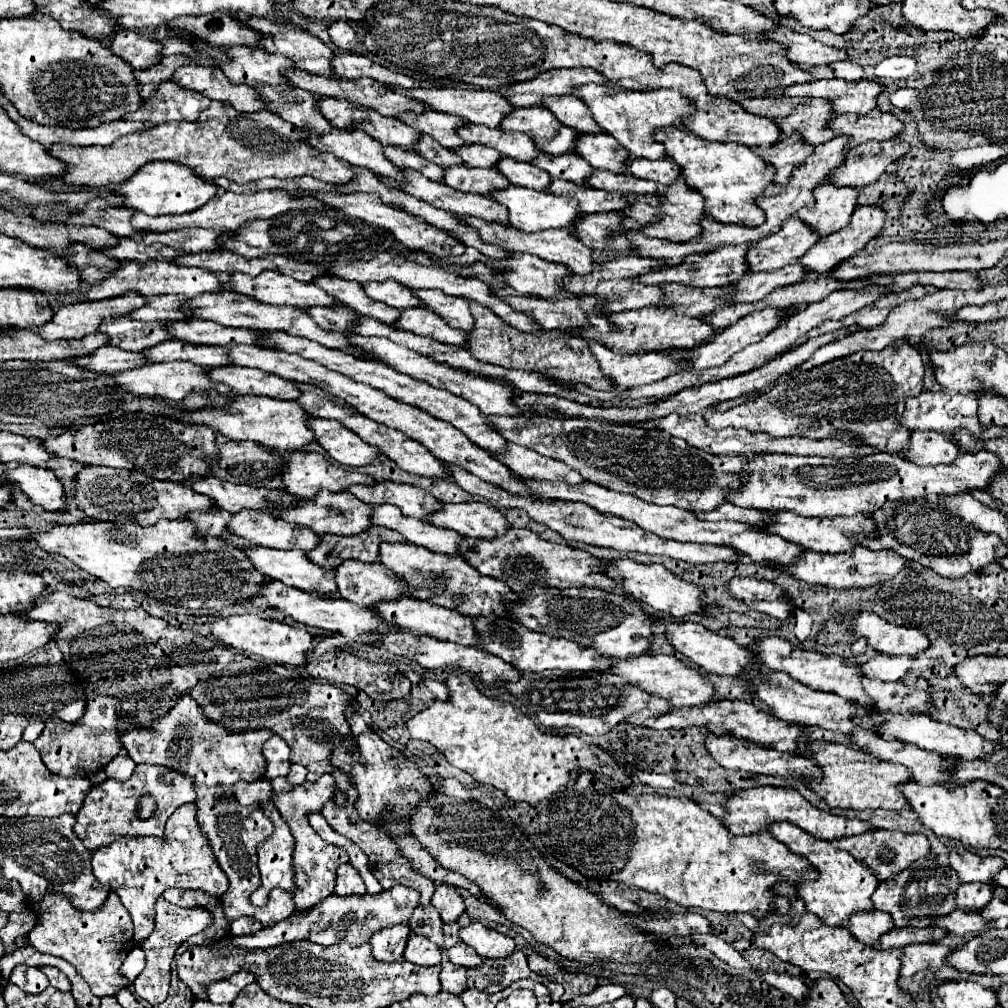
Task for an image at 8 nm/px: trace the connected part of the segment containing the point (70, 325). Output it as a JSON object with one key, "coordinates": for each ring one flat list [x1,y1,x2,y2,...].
{"coordinates":[[126,293,114,299,100,299,100,301,84,301,84,303,72,303,62,305,58,311,54,311,54,319,50,323,44,323,36,329,36,333,42,339,82,339,84,335,90,335,96,331,102,319,108,317,120,317,126,315,138,307,142,307,146,299,142,299,140,293]]}

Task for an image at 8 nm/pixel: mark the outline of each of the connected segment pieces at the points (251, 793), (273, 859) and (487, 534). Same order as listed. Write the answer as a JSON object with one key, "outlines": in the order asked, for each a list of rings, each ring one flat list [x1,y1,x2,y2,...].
{"outlines":[[[268,779,256,781,256,783,236,783,234,785,234,795,236,799,240,799,242,805,250,805,250,803,258,803,258,801,270,801,272,795,272,787]],[[262,803,262,811,270,821,274,823,276,831,270,837,270,841,262,843,258,847,258,867,262,875,262,885,250,897,256,906,265,905,270,889,280,887,288,893,294,893,294,865,292,865,292,853,294,853,294,835,286,827,286,821,282,821,282,815,272,803]],[[442,503,442,509,430,513,426,521,472,539,492,539,510,527,504,515,488,503]]]}

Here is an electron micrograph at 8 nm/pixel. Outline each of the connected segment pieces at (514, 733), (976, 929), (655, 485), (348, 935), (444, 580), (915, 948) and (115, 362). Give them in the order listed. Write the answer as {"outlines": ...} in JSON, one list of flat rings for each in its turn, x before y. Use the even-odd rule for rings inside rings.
{"outlines":[[[454,671,446,679,446,685,450,689,450,701,436,699,406,725,412,739,432,743,450,765,470,773,478,783,492,785,514,801,538,805,568,787,576,775,586,771,594,773,594,759,574,747,572,739,540,731,512,703,480,693,466,673]],[[956,909,950,915,938,919,936,927,944,927,946,931,950,931,954,935,966,935,966,933,978,935,978,933,982,933,982,931,988,929,988,923,990,921,982,919,980,911,974,911,974,909]],[[514,415,514,419,494,419,488,417,490,427,494,427,506,441,528,447,544,457,552,457,564,461,568,467,578,471,586,481,602,485,612,491,636,495,642,501,656,505,674,505,692,513,712,511,714,507,726,503,726,491,736,491,738,483,742,483,742,469,750,463,754,455,738,455,738,457,718,457,690,447,684,439,666,435,666,431,644,429,638,425,616,425,588,419,550,419,544,415]],[[396,885,392,889,384,889,376,895,348,895,348,897,340,897,336,893,328,895,326,899,322,899,318,905,310,907,308,911,298,911,294,915,290,915,288,919,284,919,282,923,276,923,274,927,264,927,262,931,254,933,254,935,246,935,246,937,232,937,230,945,236,947,244,947,244,949,266,949,266,947,276,947,282,943,292,943,292,941,312,941,318,945,334,945,338,941,346,941,354,947,368,943,370,937,380,931,386,929,390,925,400,925,400,923,408,923,410,915,414,913,414,907,418,907,418,891,408,889,404,885]],[[382,543,378,561,404,579,410,587,410,595,446,609,454,609,462,615,508,615,504,607,506,599,518,599,506,583,480,575,472,565,468,565,466,559,462,559,462,555,438,555,410,543]],[[920,943,920,945,908,945,904,949,904,959,902,959,902,977,912,977,918,971,930,969,930,967,940,967,942,959,954,951,952,947,946,947,942,943]],[[104,345,94,355,80,355,78,359,68,359,68,363,74,363,76,367,86,367,94,373,114,373,140,367,148,361,140,353,130,353,118,347]]]}

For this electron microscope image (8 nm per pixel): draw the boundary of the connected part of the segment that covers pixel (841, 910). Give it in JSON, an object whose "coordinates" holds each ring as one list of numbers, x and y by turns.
{"coordinates":[[774,823,768,829,778,841,786,843,790,851,804,855,810,865,814,869,820,871,820,879,818,881,802,881,798,885,798,895,806,901,806,909,814,915,818,915,826,925,832,927,846,927,850,923,850,915,854,913,862,913,862,911,872,911,872,893,878,887,878,879,876,875,866,869,866,865,858,863,850,853,838,849,834,843,830,841,820,841,814,839,812,835,808,835,806,831,802,831,800,827,792,825,792,823]]}

